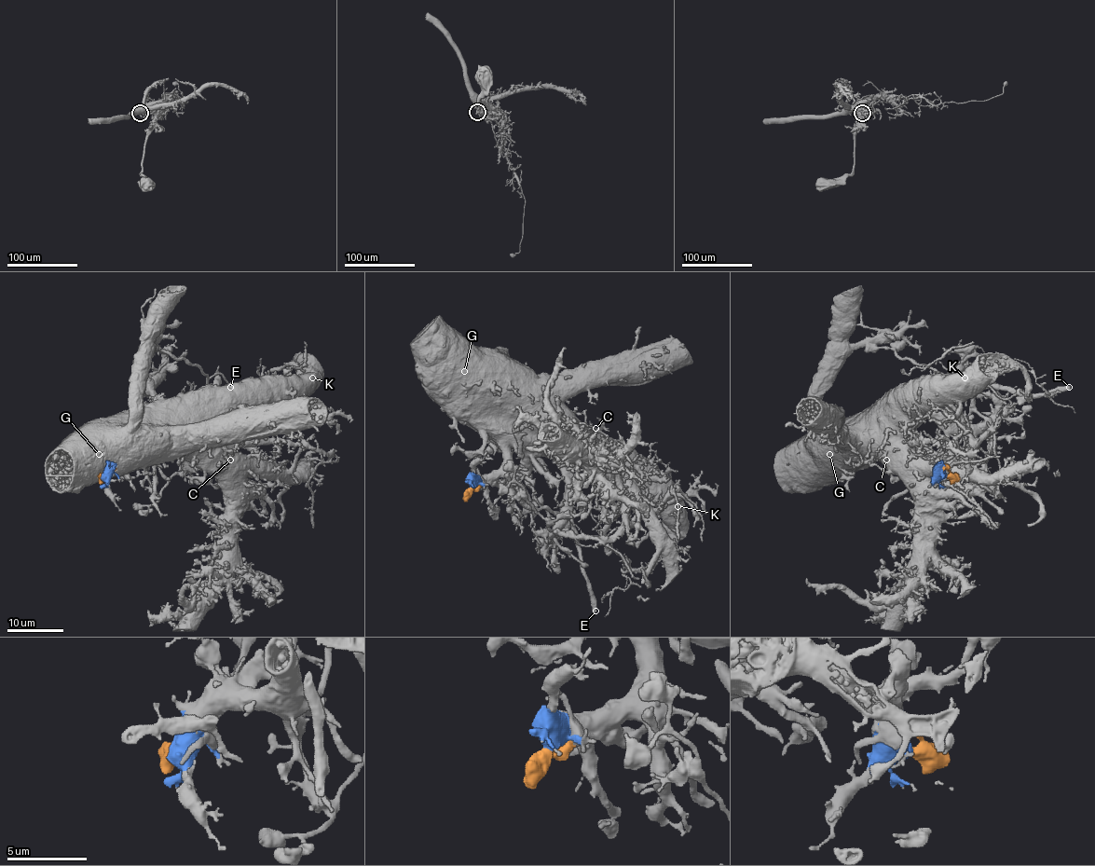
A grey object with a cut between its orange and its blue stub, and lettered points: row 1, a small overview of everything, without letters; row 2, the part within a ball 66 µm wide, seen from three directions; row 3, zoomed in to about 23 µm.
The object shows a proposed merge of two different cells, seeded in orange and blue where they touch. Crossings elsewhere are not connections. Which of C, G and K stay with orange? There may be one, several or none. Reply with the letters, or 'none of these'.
none of these

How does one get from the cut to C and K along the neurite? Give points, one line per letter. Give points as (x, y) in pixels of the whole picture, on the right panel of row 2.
C: (946, 476), (935, 460), (905, 444), (896, 444), (887, 451), (887, 460)
K: (946, 476), (935, 460), (905, 441), (907, 432), (921, 415), (966, 384), (964, 377)

